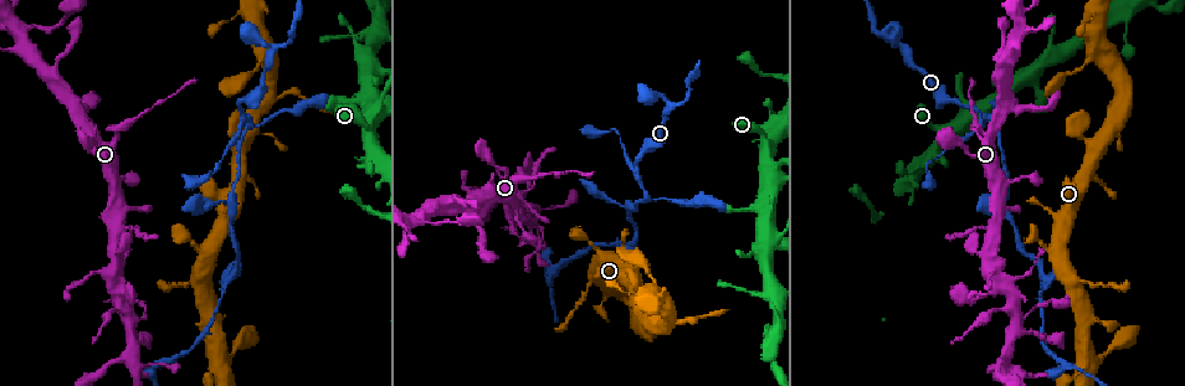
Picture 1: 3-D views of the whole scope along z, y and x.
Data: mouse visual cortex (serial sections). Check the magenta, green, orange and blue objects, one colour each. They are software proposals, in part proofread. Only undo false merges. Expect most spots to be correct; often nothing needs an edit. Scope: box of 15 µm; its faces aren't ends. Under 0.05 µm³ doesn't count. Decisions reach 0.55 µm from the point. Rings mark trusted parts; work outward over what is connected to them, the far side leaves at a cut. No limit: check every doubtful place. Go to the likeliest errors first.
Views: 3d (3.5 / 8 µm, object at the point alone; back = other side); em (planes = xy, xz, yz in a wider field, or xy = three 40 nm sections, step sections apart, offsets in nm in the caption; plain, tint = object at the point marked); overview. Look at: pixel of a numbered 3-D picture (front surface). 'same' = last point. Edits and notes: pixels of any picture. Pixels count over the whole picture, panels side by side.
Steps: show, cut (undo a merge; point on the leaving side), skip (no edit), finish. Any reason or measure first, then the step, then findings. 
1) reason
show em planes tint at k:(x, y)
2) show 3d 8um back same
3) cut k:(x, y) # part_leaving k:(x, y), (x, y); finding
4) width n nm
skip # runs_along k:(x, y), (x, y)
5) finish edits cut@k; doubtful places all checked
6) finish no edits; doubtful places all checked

a fork
show 3d 3.5um at 1:(244, 111)

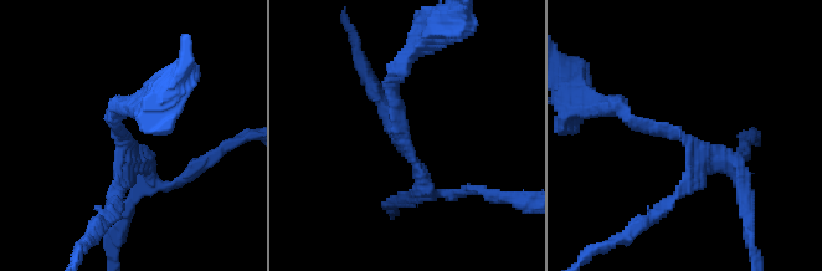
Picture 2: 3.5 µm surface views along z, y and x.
arms 3; arm_widths 150, 150, 200 nm
show em xy step 3 tint at 2:(402, 143)

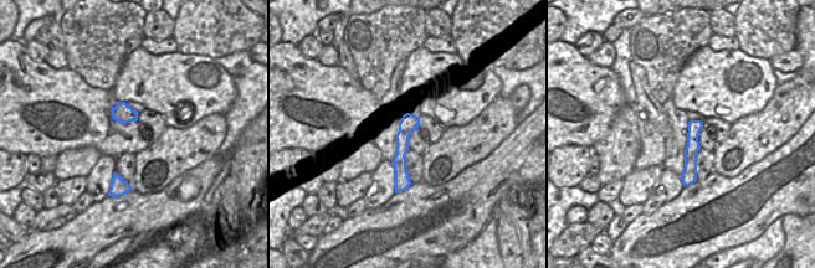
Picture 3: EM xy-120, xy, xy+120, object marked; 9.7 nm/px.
width 180 nm
skip # runs_along 3:(409, 117), (400, 153), (400, 185); all the same cell

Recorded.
arms part here
show 3d 3.5um at 1:(647, 200)

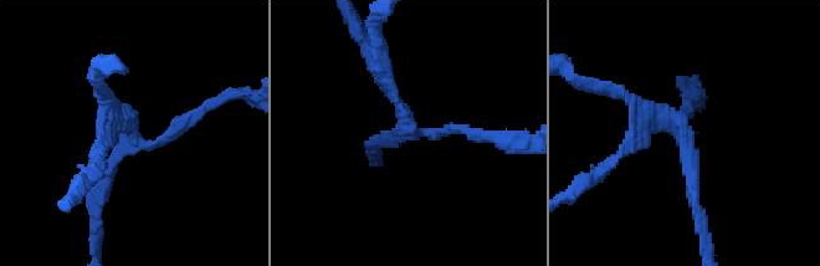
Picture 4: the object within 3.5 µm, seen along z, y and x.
arms 3; arm_widths 150, 150, 150 nm; need the tissue
show em xy step 2 tint at 4:(409, 132)

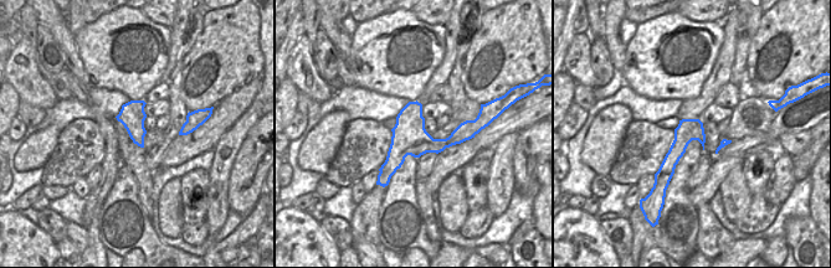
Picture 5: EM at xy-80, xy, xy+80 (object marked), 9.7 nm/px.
skip # all the same cell

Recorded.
show 3d 3.5um at 1:(1048, 277)

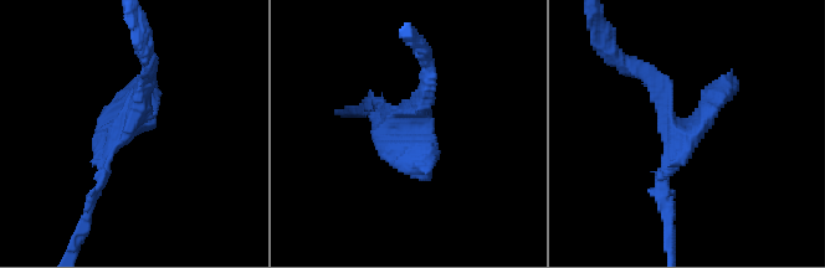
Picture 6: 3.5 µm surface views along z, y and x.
shape alone is not enough
show em xy step 5 tint at 6:(400, 122)

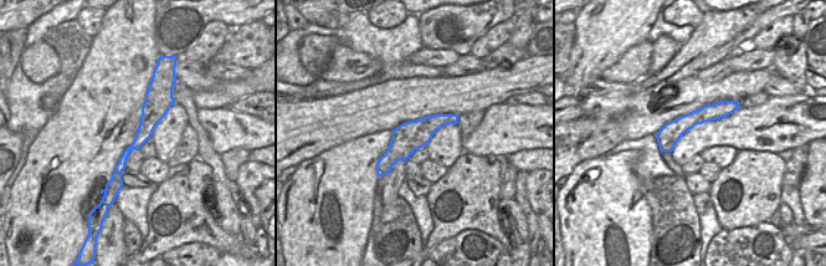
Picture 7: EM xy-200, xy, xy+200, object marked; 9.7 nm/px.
width 280 nm
skip # runs_along 7:(155, 90), (118, 182); one cell here

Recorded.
arms part here
show 3d 3.5um at 1:(158, 367)

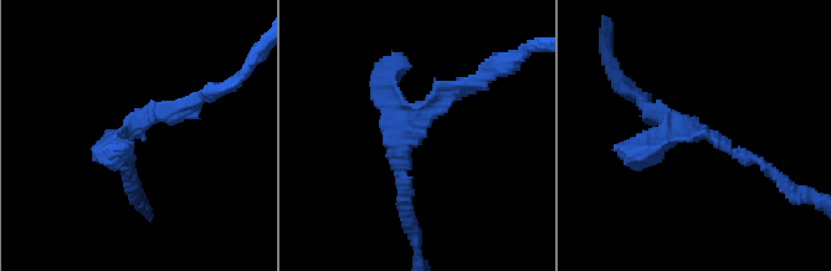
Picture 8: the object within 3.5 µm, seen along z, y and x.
shape alone is not enough
show em planes tint at 8:(414, 116)

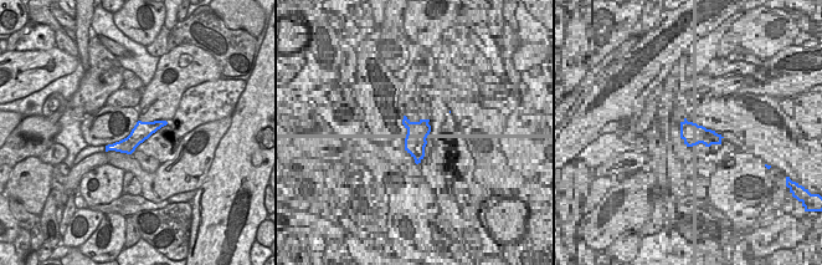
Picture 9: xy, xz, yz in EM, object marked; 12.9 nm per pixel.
skip # runs_along 9:(160, 123), (127, 146), (111, 147); all the same cell

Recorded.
finish no edits; doubtful places all checked

